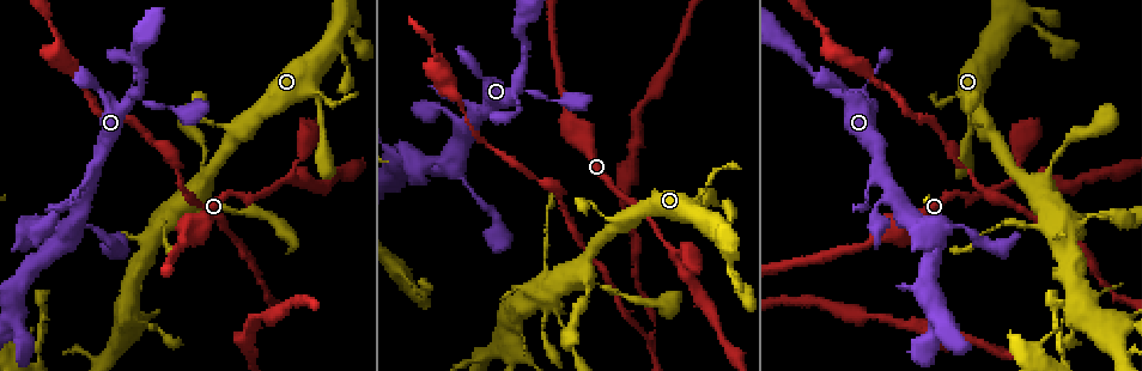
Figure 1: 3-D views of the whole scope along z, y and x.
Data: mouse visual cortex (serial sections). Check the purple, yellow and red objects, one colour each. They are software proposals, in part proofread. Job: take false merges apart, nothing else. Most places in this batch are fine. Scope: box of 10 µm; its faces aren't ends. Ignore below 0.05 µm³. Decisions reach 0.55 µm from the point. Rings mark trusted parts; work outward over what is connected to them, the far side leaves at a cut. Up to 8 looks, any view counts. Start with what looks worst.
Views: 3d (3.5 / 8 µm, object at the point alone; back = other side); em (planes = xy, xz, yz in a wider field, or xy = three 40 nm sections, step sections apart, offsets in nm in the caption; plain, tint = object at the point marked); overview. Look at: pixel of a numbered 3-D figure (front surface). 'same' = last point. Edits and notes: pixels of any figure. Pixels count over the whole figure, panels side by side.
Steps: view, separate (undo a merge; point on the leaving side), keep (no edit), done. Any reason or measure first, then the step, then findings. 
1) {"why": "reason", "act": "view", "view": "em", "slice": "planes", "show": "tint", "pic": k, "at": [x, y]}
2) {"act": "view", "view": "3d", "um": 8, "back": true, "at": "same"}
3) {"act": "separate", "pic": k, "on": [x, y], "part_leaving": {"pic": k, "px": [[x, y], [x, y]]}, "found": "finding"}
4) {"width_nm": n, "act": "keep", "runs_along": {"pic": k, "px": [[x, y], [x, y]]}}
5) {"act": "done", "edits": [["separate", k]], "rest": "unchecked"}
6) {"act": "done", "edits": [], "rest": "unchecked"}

{"why": "three-way junction", "act": "view", "view": "3d", "um": 3.5, "pic": 1, "at": [671, 250]}

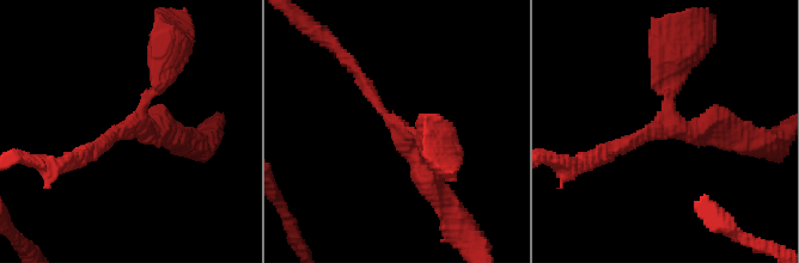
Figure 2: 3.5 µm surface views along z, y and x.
{"arms": 3, "arm_widths_nm": [150, 200, 250], "act": "view", "view": "em", "slice": "xy", "step": 2, "show": "plain", "pic": 2, "at": [394, 128]}

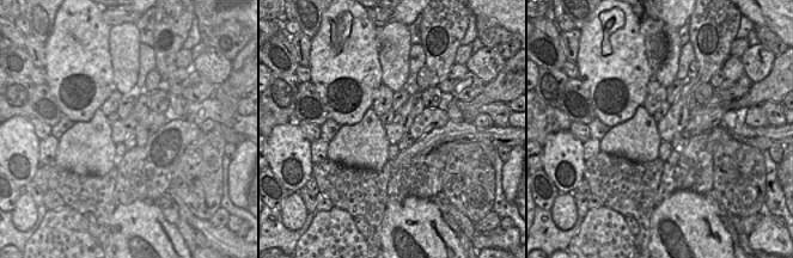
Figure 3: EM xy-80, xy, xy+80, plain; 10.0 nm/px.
{"act": "view", "view": "em", "slice": "xy", "step": 2, "show": "tint", "at": "same"}

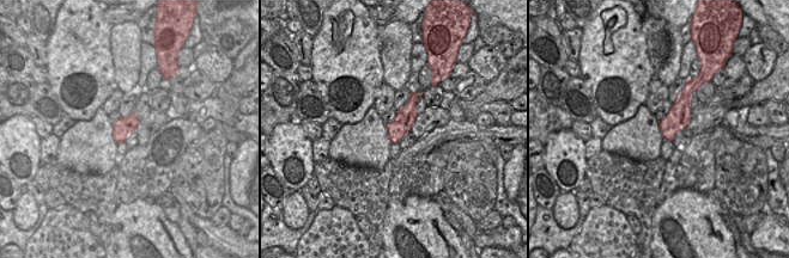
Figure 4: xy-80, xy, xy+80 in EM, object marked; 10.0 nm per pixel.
{"act": "keep", "runs_along": {"pic": 2, "px": [[352, 69], [363, 78], [435, 188]]}, "found": "continuous, no second cell"}

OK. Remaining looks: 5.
{"why": "arms run side by side", "act": "view", "view": "3d", "um": 8, "pic": 1, "at": [1064, 227]}

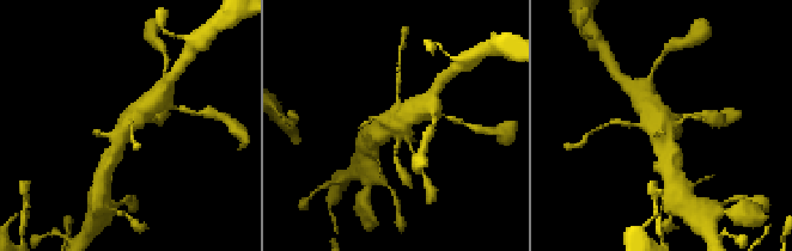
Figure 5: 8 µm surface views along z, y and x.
{"act": "view", "view": "3d", "um": 3.5, "at": "same"}

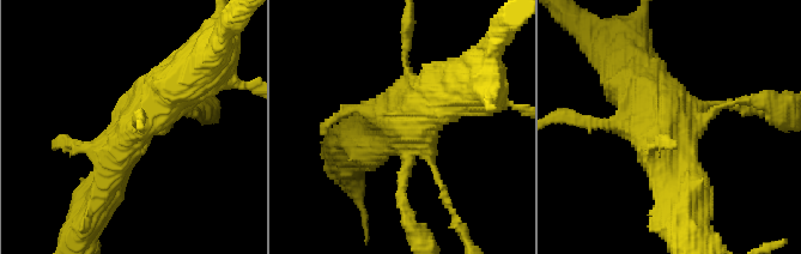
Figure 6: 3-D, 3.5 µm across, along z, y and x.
{"why": "need the tissue", "act": "view", "view": "em", "slice": "planes", "show": "tint", "pic": 6, "at": [404, 128]}

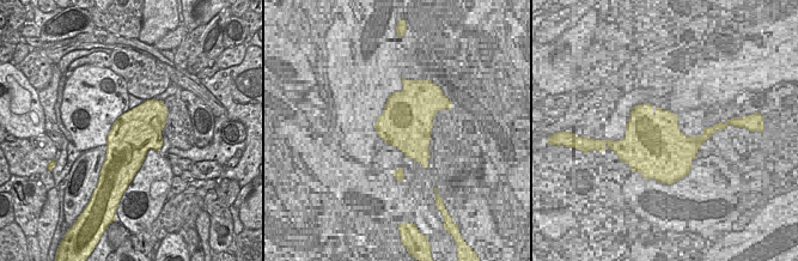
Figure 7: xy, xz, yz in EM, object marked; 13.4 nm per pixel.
{"act": "keep", "runs_along": {"pic": 6, "px": [[204, 60], [134, 122], [113, 177]]}, "found": "one cell here"}

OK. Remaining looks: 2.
{"why": "abrupt turn", "act": "view", "view": "3d", "um": 3.5, "pic": 1, "at": [1012, 18]}

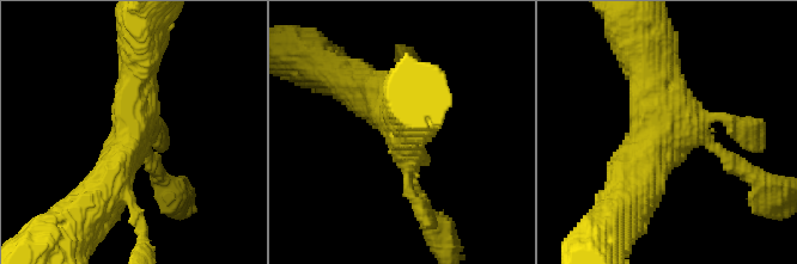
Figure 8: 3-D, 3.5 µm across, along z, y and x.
{"why": "now the EM", "act": "view", "view": "em", "slice": "planes", "show": "tint", "pic": 8, "at": [136, 132]}

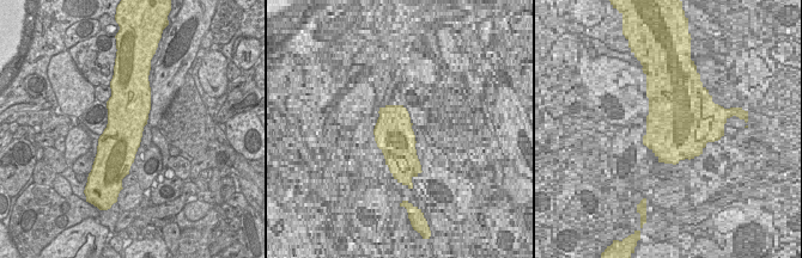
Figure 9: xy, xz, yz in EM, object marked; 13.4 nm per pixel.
{"act": "keep", "found": "one cell here"}

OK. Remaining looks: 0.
{"act": "done", "edits": [], "rest": "unchecked"}

